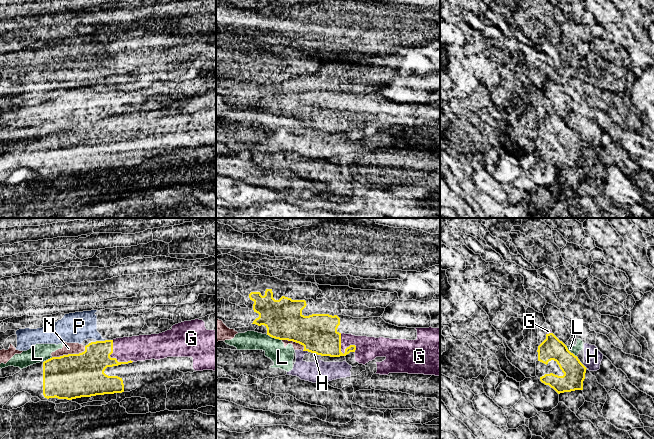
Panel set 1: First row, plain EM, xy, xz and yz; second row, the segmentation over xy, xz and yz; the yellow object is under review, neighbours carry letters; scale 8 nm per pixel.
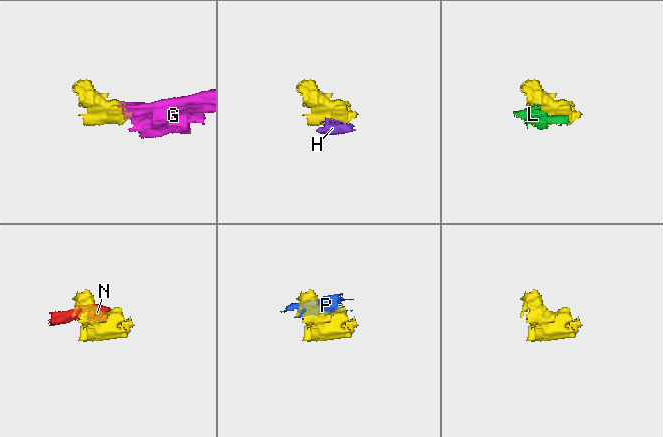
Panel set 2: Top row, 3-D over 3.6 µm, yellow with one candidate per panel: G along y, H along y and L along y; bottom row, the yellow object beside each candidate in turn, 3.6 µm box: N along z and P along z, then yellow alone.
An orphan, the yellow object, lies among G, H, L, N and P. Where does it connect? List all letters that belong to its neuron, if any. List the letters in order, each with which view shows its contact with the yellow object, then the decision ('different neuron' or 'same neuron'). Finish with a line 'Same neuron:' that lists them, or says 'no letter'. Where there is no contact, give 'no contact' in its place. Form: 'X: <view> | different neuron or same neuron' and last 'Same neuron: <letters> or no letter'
G: xz | same neuron
H: xz | different neuron
L: xz | different neuron
N: xy | different neuron
P: xy | different neuron
Same neuron: G

